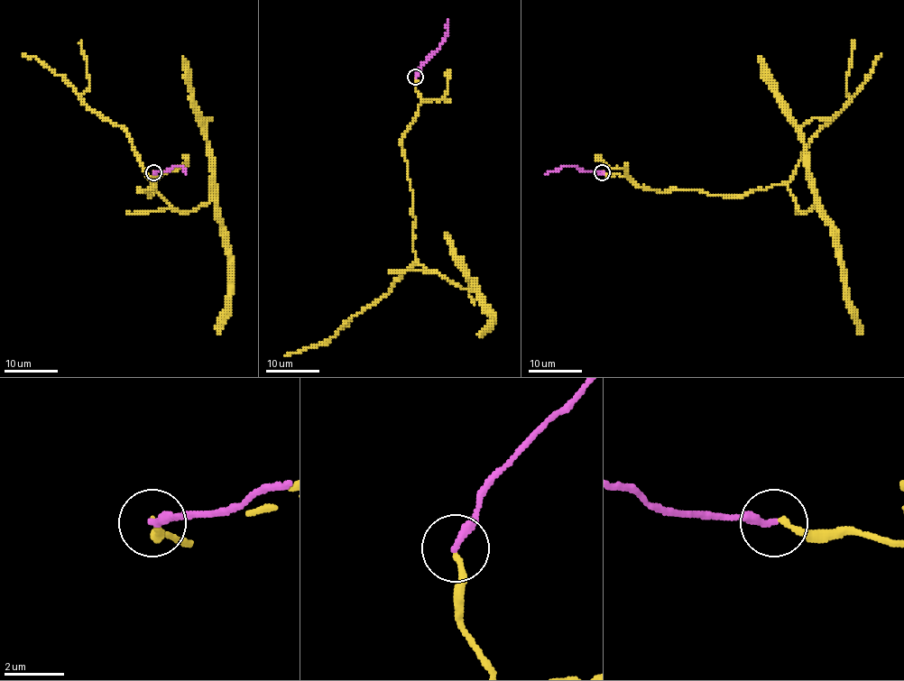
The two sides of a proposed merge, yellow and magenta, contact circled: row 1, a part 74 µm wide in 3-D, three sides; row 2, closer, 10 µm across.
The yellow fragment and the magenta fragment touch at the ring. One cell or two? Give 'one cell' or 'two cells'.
one cell

